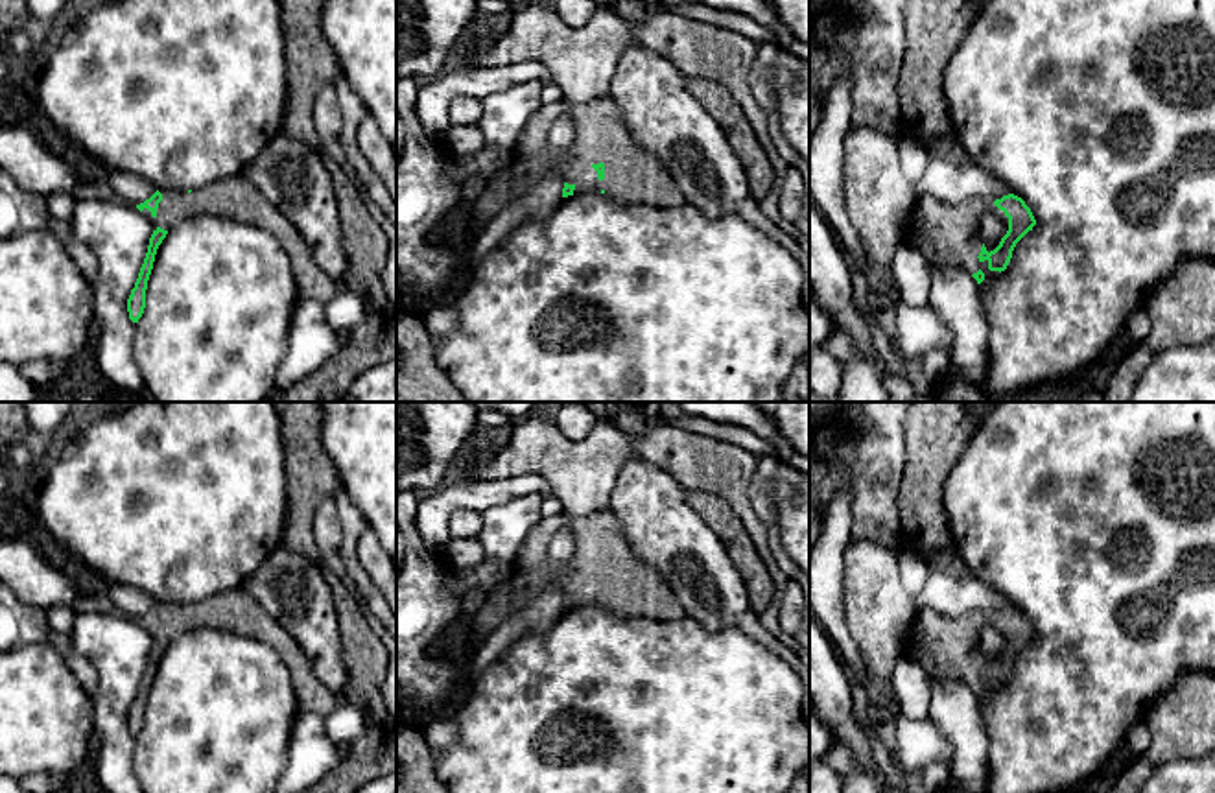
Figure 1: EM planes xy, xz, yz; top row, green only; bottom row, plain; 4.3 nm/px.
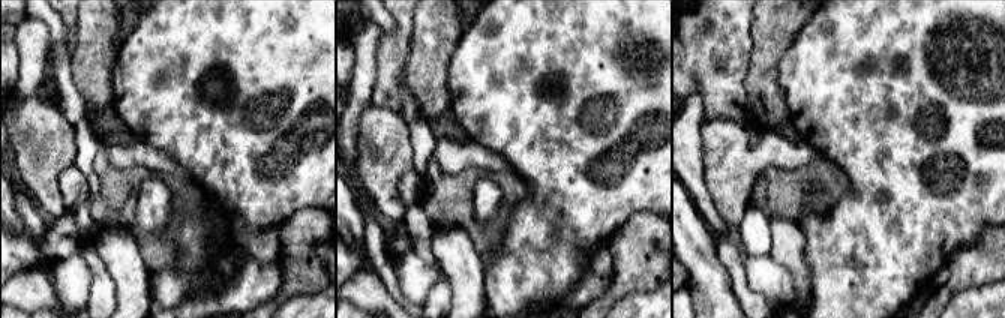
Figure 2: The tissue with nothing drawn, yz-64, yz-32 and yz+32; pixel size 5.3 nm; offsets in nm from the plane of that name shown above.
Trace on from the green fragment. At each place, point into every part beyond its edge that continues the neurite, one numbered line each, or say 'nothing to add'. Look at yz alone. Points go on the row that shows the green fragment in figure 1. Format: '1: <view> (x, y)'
1: yz (944, 233)

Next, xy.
1: xy (235, 198)

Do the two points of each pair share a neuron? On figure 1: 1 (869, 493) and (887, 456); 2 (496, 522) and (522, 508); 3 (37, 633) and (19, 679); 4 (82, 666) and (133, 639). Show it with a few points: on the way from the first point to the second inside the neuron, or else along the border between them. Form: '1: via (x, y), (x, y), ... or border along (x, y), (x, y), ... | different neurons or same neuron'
1: via (874, 484), (878, 465) | same neuron
2: via (502, 522), (507, 522), (517, 513) | same neuron
3: border along (23, 644), (48, 642), (69, 668) | different neurons
4: border along (67, 635), (96, 672), (93, 694) | different neurons

